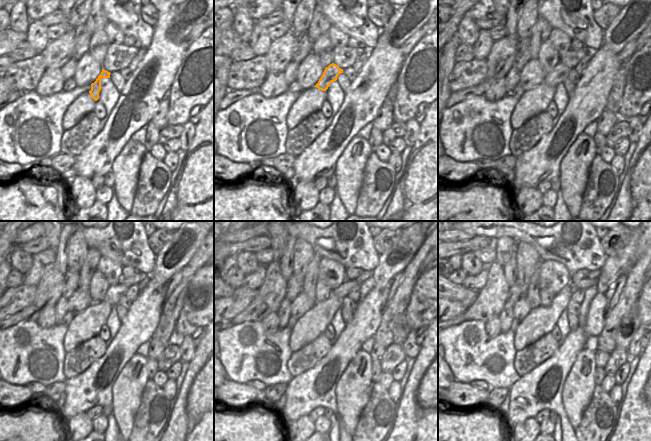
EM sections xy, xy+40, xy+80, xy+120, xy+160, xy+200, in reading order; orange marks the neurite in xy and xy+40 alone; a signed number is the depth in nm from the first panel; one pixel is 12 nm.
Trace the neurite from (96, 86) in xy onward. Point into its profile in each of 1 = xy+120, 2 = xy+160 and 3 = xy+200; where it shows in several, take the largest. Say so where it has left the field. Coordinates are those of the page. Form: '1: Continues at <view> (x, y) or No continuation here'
1: Continues at xy+120 (113, 294)
2: Continues at xy+160 (342, 291)
3: Continues at xy+200 (586, 283)

